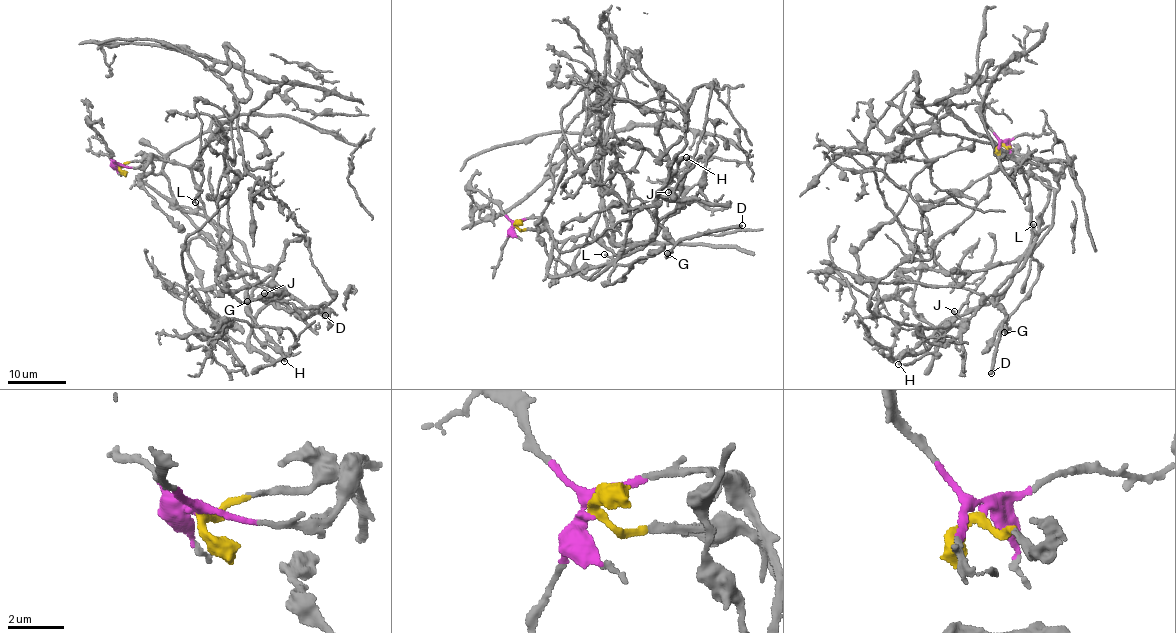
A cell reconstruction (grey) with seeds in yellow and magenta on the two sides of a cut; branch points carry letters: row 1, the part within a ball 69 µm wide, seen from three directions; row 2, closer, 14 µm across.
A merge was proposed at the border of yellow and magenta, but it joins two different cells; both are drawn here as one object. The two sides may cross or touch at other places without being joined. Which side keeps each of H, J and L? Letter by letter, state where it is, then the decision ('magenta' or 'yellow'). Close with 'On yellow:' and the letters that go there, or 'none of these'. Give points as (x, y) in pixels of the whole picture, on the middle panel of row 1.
H: (686, 157) | yellow
J: (668, 192) | yellow
L: (604, 254) | magenta
On yellow: H, J

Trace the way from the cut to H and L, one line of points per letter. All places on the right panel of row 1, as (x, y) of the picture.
H: (1002, 143), (1031, 162), (1030, 244), (1006, 288), (991, 302), (940, 322), (898, 364)
L: (1002, 143), (1000, 154), (1009, 154), (1015, 163), (1053, 190), (1053, 218), (1050, 226), (1039, 234), (1033, 224)

